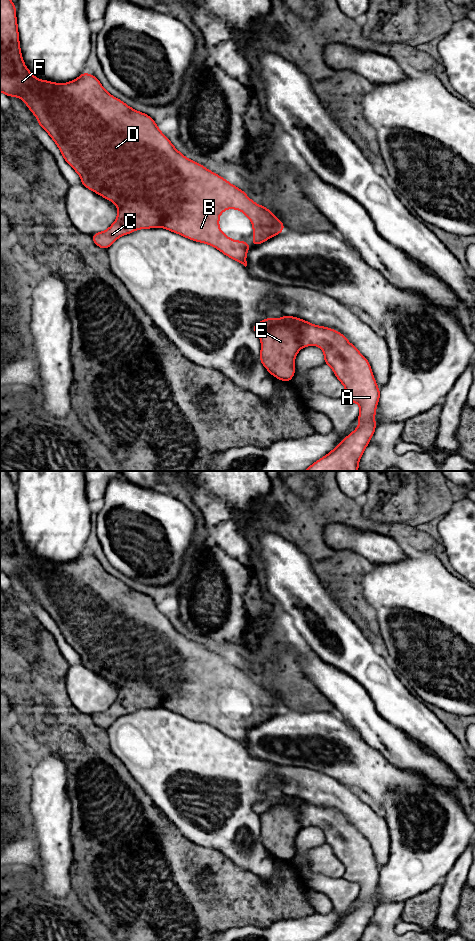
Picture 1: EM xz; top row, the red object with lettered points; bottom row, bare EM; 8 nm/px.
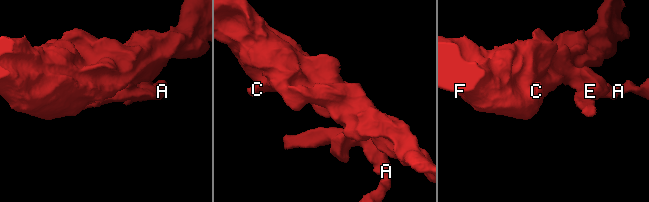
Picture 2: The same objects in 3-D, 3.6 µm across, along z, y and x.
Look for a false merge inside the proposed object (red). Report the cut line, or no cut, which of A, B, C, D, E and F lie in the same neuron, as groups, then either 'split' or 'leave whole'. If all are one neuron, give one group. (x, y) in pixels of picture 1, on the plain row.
cut xz (259, 815), (271, 808), (292, 804), (302, 826); groups A / B C D E F; split

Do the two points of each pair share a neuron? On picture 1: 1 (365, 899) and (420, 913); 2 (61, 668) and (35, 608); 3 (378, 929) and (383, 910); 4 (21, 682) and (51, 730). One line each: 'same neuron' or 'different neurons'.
1: different neurons
2: different neurons
3: same neuron
4: same neuron

